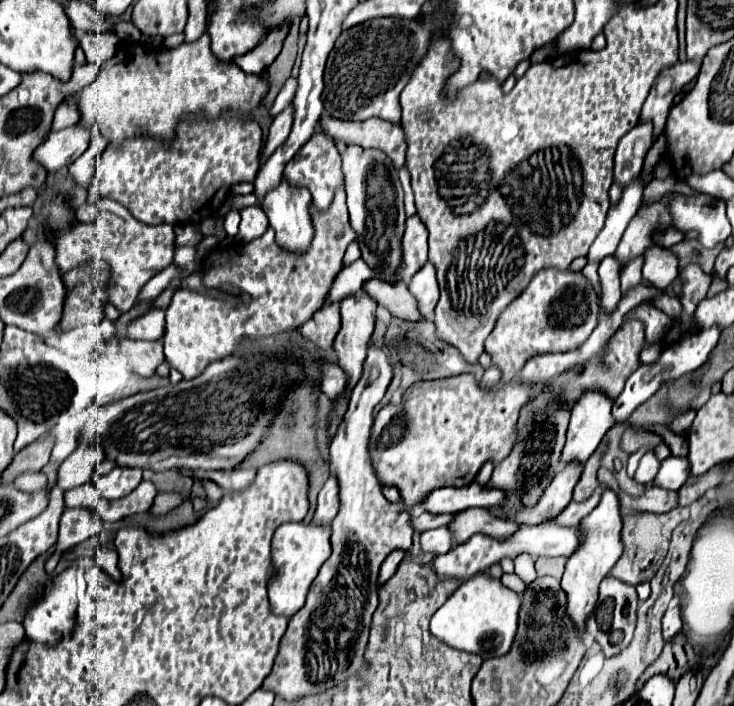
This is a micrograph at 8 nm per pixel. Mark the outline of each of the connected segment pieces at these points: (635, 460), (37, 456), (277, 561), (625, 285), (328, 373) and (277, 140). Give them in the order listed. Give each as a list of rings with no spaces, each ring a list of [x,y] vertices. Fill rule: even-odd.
[[[641,447],[641,449],[637,449],[637,451],[629,457],[629,465],[627,465],[627,475],[629,475],[629,477],[635,475],[635,469],[637,469],[637,465],[639,465],[639,459],[641,459],[647,451],[653,451],[653,447]]]
[[[39,439],[31,443],[27,449],[19,451],[13,457],[11,467],[7,467],[7,471],[3,473],[1,483],[13,483],[13,479],[23,471],[41,471],[49,463],[51,449],[53,449],[53,439]]]
[[[285,523],[273,535],[273,569],[275,575],[269,583],[269,601],[271,611],[277,615],[291,617],[299,607],[303,607],[307,591],[317,577],[317,571],[323,561],[331,555],[329,543],[331,529],[323,525],[305,525],[305,523]]]
[[[643,255],[627,261],[620,271],[620,283],[623,297],[627,290],[641,283],[641,267],[643,267]]]
[[[323,365],[323,383],[321,383],[321,391],[333,401],[335,397],[341,397],[341,393],[347,389],[347,375],[343,373],[343,369],[339,369],[337,365]]]
[[[293,103],[287,105],[287,109],[283,109],[271,123],[271,129],[269,129],[269,137],[267,137],[267,143],[265,143],[265,153],[263,153],[263,159],[271,157],[273,151],[287,139],[289,131],[291,131],[291,125],[293,125]]]

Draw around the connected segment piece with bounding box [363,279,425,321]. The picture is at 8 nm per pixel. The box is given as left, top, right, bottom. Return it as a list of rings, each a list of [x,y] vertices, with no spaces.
[[[371,279],[363,285],[363,289],[377,299],[379,307],[385,307],[393,317],[405,319],[405,321],[425,321],[425,317],[419,313],[415,297],[407,291],[407,285],[399,281],[397,285],[389,285],[379,279]]]

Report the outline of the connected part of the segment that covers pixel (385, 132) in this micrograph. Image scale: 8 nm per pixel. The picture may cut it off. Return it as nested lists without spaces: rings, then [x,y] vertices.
[[[329,115],[321,117],[321,127],[333,139],[341,139],[345,143],[355,143],[365,149],[381,149],[391,161],[395,169],[405,165],[407,141],[401,125],[389,123],[383,119],[367,119],[367,121],[339,121]]]

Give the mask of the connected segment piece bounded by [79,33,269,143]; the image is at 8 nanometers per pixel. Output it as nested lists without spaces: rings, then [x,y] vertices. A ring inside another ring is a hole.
[[[207,33],[199,41],[181,43],[175,49],[155,51],[143,45],[123,45],[115,57],[111,57],[107,63],[101,65],[101,73],[97,75],[97,79],[81,91],[79,123],[101,131],[103,135],[109,137],[111,143],[123,141],[133,135],[149,135],[161,141],[171,141],[175,137],[177,121],[183,113],[203,111],[207,117],[217,117],[223,111],[235,109],[241,117],[253,117],[253,109],[261,105],[267,91],[269,91],[269,85],[261,77],[241,73],[241,69],[237,69],[237,65],[233,63],[219,63],[219,59],[211,55]]]

